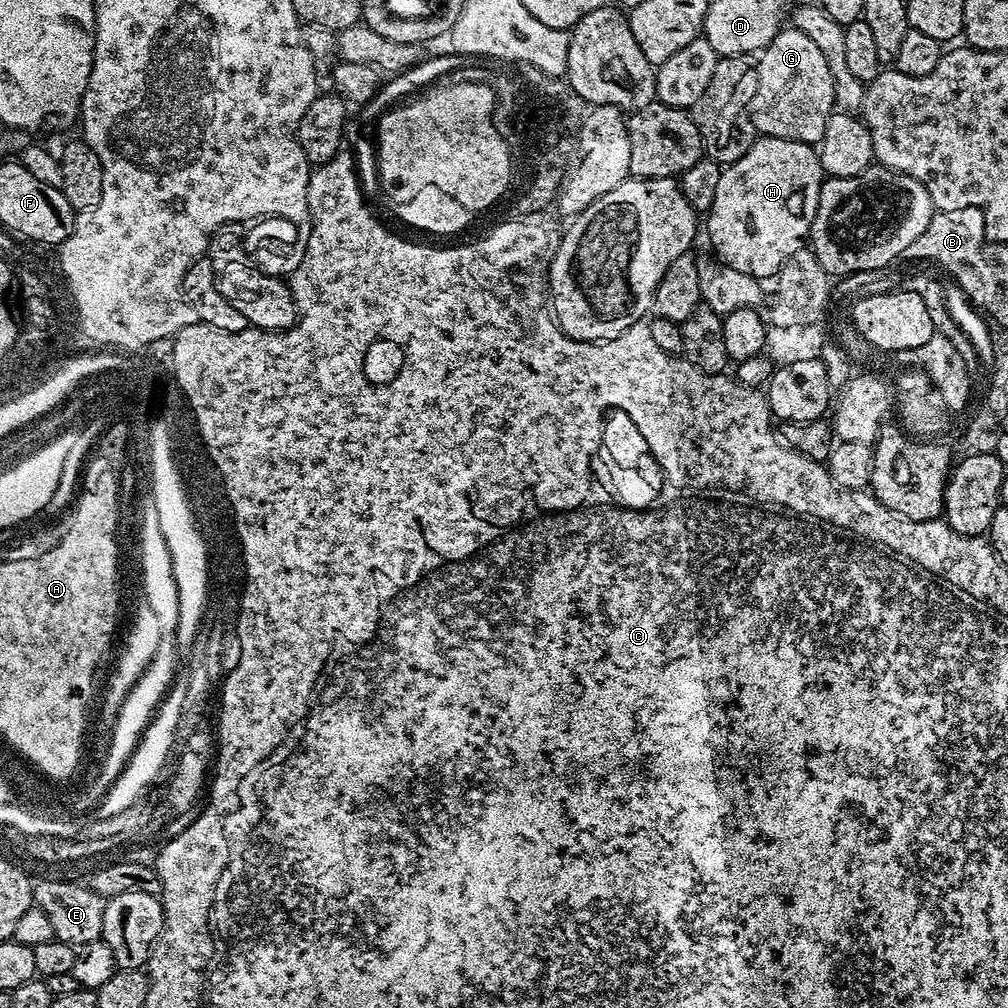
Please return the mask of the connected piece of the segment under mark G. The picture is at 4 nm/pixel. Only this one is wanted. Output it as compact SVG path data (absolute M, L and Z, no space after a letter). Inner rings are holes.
M785 26L780 33L759 53L758 86L750 105L750 123L754 125L761 137L773 136L783 140L797 140L803 144L819 145L822 134L826 134L826 122L831 118L836 103L834 90L836 83L830 74L830 66L826 66L826 58L822 58L822 50L806 38L797 28Z

